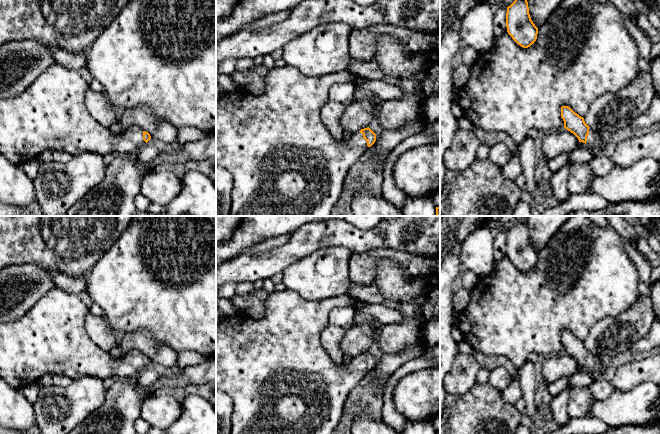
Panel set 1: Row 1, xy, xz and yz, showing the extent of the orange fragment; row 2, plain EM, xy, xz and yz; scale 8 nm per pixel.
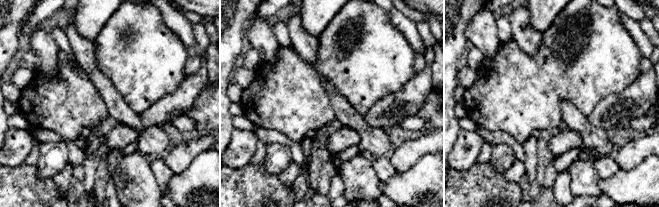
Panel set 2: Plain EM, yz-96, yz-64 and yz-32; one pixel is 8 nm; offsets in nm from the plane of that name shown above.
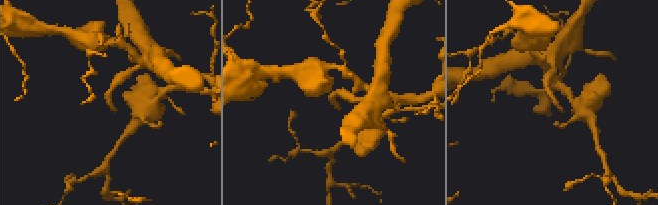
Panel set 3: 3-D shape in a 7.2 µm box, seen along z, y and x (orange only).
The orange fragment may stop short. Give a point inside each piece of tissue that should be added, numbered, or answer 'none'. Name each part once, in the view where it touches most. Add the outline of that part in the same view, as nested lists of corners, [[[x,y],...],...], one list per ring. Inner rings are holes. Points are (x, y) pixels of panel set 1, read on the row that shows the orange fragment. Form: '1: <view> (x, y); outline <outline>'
1: yz (594, 142); outline [[[589,128],[587,142],[586,143],[580,142],[579,146],[587,147],[591,150],[594,150],[594,151],[597,151],[598,153],[601,153],[603,150],[603,142],[601,139],[601,133],[593,130],[592,128]]]

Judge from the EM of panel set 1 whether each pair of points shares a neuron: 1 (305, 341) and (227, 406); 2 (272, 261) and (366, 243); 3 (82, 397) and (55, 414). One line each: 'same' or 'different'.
1: different
2: same
3: same

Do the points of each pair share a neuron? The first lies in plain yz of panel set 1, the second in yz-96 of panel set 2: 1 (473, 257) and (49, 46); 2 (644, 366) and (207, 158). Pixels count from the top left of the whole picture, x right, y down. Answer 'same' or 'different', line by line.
1: same
2: different

